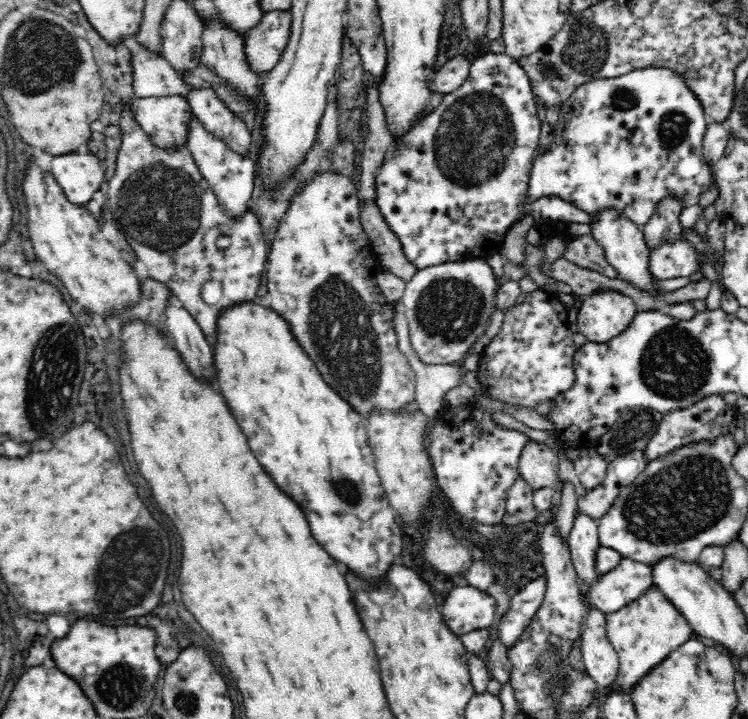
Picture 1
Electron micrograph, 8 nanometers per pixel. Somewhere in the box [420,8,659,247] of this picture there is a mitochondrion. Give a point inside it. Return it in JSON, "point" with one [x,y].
{"point":[477,133]}

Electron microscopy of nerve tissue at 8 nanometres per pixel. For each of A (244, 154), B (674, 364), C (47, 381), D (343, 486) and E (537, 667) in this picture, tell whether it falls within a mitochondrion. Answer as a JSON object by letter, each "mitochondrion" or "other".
{"A":"other","B":"mitochondrion","C":"mitochondrion","D":"mitochondrion","E":"mitochondrion"}

